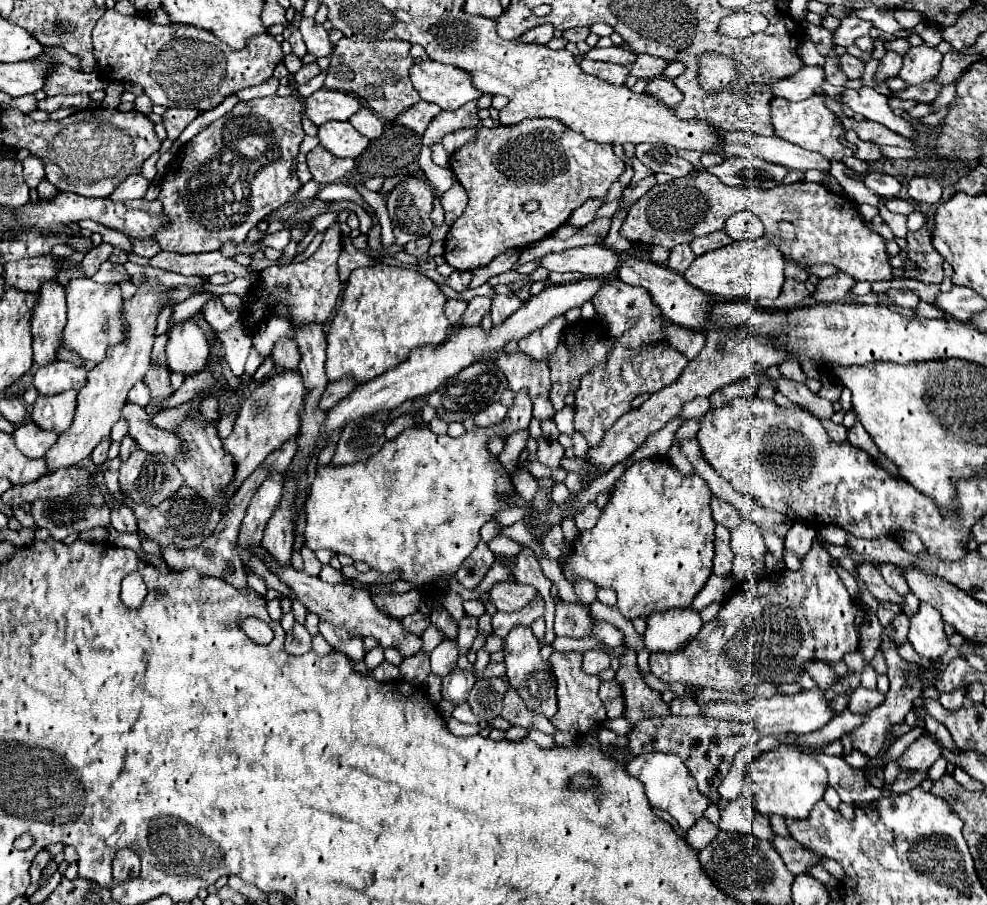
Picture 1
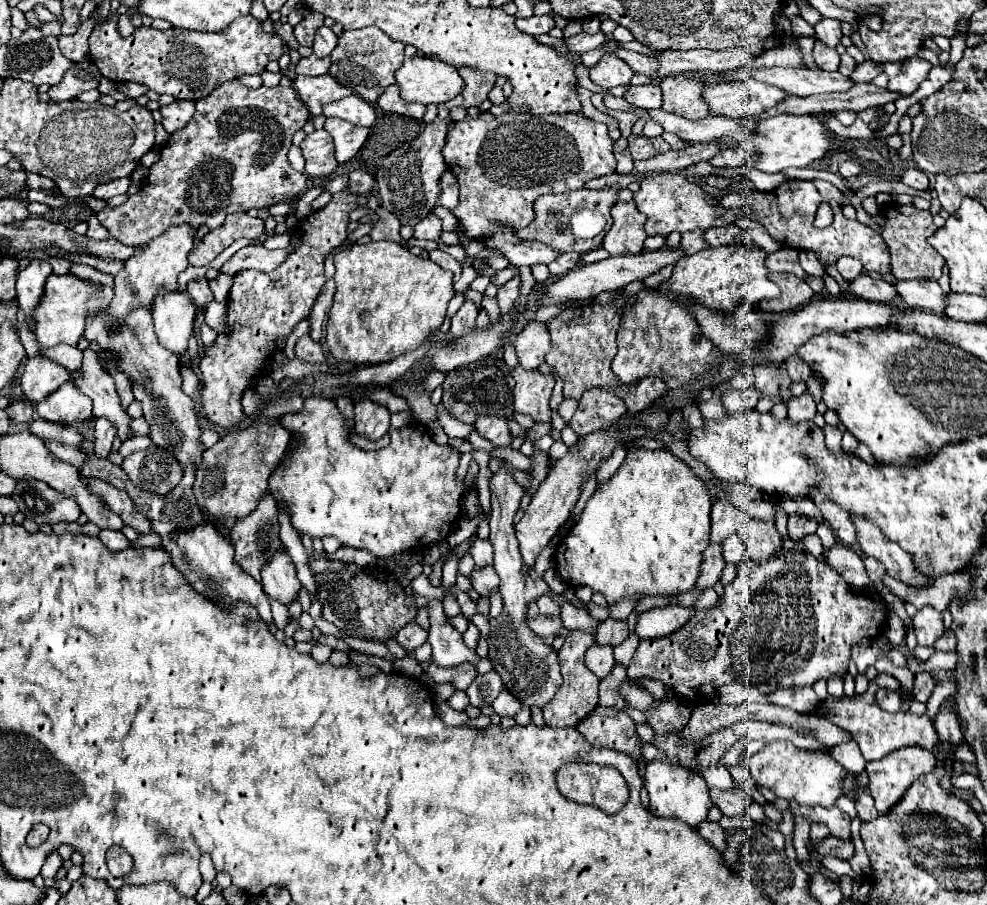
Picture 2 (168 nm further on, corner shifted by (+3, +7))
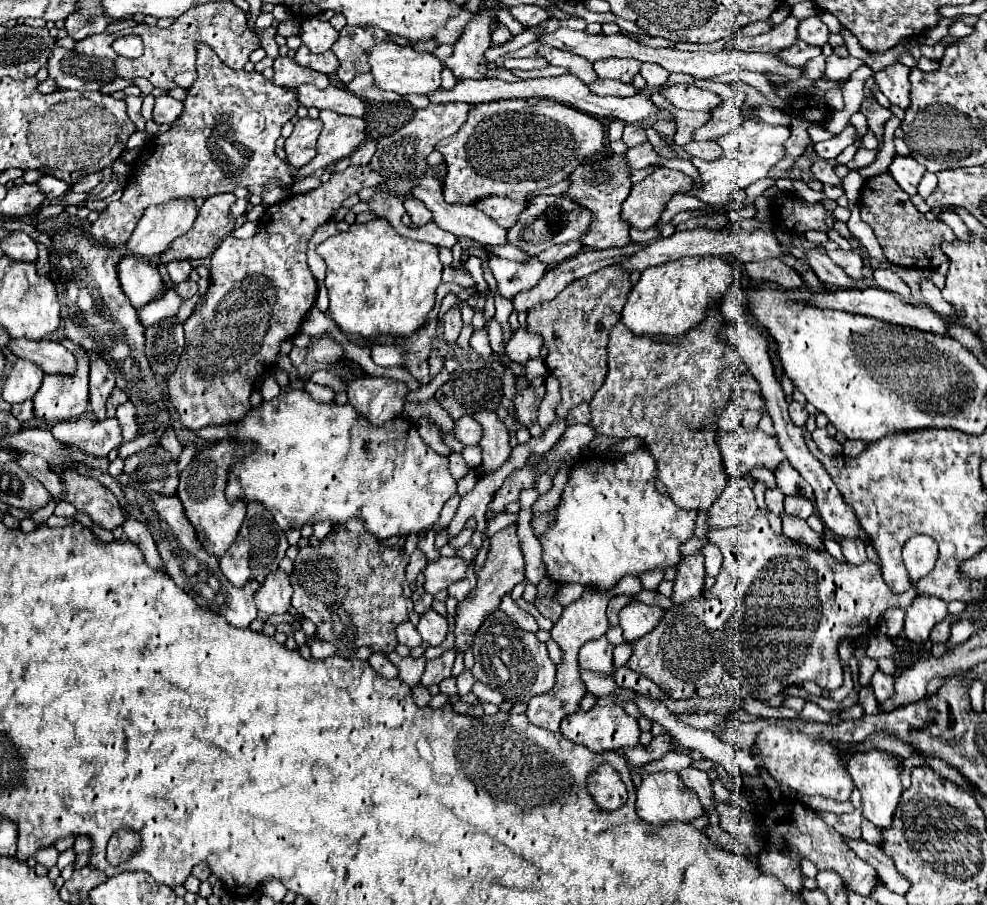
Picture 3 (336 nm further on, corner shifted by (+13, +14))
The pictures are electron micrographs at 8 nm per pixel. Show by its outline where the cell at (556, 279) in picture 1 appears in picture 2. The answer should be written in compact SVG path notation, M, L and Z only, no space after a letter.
M562 252L554 262L548 264L550 274L552 274L552 276L562 276L562 274L570 272L572 268L576 268L576 266L580 264L580 258L582 258L582 256L576 254L576 252Z

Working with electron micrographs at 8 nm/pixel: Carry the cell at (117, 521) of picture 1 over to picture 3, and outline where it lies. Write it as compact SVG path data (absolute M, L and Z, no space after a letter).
M126 513L126 521L124 521L122 529L124 529L124 537L130 539L132 543L136 543L142 549L142 553L144 553L146 561L150 563L150 567L156 567L158 571L166 571L164 565L162 565L162 559L158 557L156 543L154 543L154 539L152 539L152 535L150 535L150 531L146 529L144 523L136 521L130 513Z

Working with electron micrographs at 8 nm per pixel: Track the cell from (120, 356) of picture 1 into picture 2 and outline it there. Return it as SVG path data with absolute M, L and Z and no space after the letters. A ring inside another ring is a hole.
M178 224L178 226L168 228L168 232L150 240L142 248L136 248L134 256L130 256L124 262L124 268L114 276L114 292L116 294L114 294L114 300L110 302L110 316L122 318L128 314L130 308L136 308L136 306L150 308L154 296L162 288L176 290L178 274L188 268L186 254L194 248L194 238L196 238L196 232L192 232L192 228L188 228L188 224ZM132 286L136 288L138 294L132 294Z

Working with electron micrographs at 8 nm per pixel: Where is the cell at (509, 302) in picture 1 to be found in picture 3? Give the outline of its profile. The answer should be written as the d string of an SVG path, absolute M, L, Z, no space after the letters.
M530 257L526 263L508 259L490 259L490 269L498 283L498 293L502 297L512 299L514 295L534 287L548 267L542 265L536 257Z

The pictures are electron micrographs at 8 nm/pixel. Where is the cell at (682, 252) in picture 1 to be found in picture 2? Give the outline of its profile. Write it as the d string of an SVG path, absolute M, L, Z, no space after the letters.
M690 230L682 234L682 250L688 254L696 254L698 250L708 248L706 240L704 240L704 230Z

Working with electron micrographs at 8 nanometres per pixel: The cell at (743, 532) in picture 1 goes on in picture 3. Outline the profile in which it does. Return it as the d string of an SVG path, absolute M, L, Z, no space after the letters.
M706 543L704 549L702 549L702 553L706 557L706 573L712 575L712 577L716 577L718 571L720 571L720 567L722 567L722 559L724 559L722 553L720 553L720 549L714 543Z

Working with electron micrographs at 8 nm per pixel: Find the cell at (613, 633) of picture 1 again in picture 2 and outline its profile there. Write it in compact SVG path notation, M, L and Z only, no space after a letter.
M500 468L490 478L490 492L492 492L492 512L490 512L490 542L494 546L494 570L500 576L500 594L504 598L504 610L498 618L490 618L490 636L488 636L488 658L494 664L494 672L500 674L504 688L518 698L524 706L544 706L548 704L556 690L562 686L560 676L560 664L558 654L552 646L546 646L538 634L534 634L524 618L528 604L536 600L542 594L548 594L562 606L562 626L568 630L582 628L592 632L592 628L598 628L598 620L594 620L587 610L577 608L565 601L561 595L552 594L548 584L536 576L536 572L524 572L522 570L522 556L518 552L518 540L514 534L512 518L518 512L520 500L522 500L522 486L514 480L512 472L508 468Z

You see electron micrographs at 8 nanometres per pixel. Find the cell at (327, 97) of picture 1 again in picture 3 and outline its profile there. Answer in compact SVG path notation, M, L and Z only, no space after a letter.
M278 57L274 61L274 83L288 87L288 89L298 89L300 85L314 85L318 89L326 89L330 85L328 75L300 67L294 59L290 57Z

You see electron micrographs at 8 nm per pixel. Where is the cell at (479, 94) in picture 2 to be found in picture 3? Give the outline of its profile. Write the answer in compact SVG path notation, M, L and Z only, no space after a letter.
M490 1L480 5L482 17L466 25L466 33L454 45L454 53L446 59L446 67L452 71L456 81L462 79L482 79L488 73L488 61L484 51L490 47Z

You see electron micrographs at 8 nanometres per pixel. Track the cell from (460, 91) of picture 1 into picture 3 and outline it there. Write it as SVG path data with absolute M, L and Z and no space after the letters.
M382 43L370 49L368 61L372 67L372 75L378 87L384 91L394 91L400 95L430 95L440 87L440 73L442 73L442 63L430 53L418 53L410 45L402 47L396 43Z

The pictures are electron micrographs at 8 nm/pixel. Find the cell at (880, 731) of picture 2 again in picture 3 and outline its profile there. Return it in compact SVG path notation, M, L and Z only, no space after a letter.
M870 685L866 687L860 687L860 693L858 693L858 705L862 705L864 709L864 715L880 715L882 709L874 697L874 691L870 689Z

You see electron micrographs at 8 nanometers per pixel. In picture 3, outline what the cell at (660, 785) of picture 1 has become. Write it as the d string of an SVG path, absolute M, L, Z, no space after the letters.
M658 771L658 773L642 775L642 785L638 787L636 795L638 795L636 813L650 825L662 825L668 821L688 823L688 821L692 821L704 813L696 793L692 793L692 789L686 789L680 775L674 771Z

